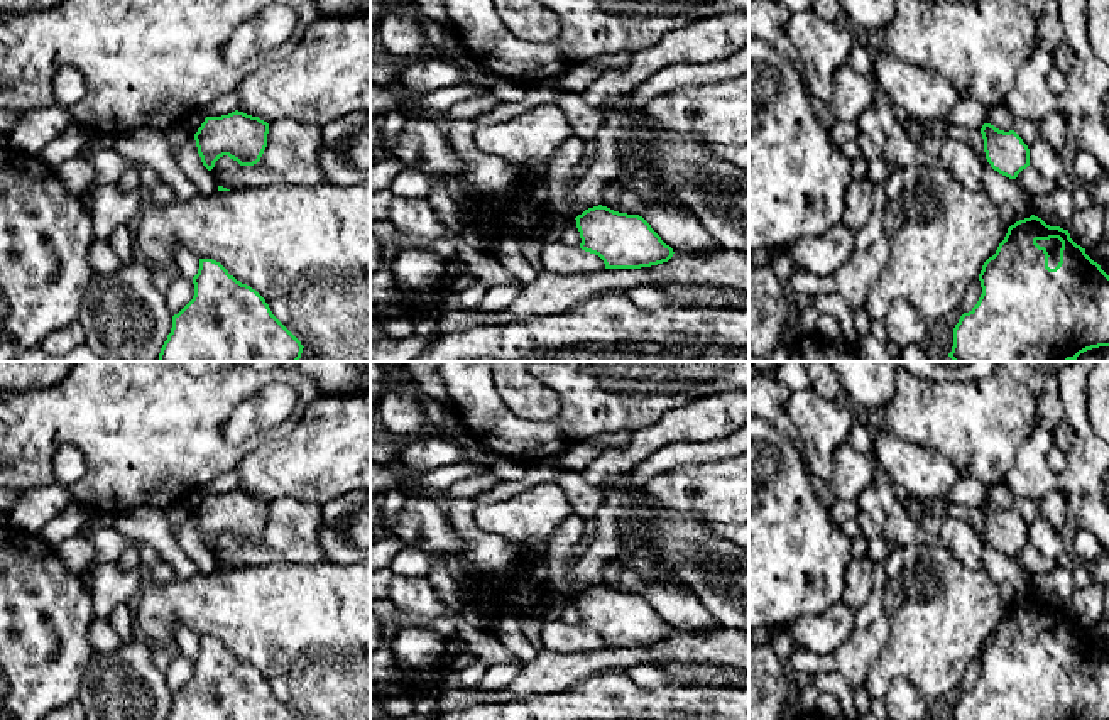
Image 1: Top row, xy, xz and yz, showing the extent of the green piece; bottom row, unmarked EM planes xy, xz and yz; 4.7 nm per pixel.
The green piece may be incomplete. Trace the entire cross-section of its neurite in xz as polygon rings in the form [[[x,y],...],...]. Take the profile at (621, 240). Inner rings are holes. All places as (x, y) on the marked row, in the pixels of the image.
[[[593,206],[576,218],[580,248],[598,255],[605,269],[641,269],[668,262],[673,248],[639,215]]]

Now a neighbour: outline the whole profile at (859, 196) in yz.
[[[871,179],[852,181],[845,194],[844,223],[857,233],[869,220],[874,183]]]

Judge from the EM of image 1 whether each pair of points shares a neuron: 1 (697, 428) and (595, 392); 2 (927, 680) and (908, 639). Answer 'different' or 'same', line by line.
1: different
2: same

